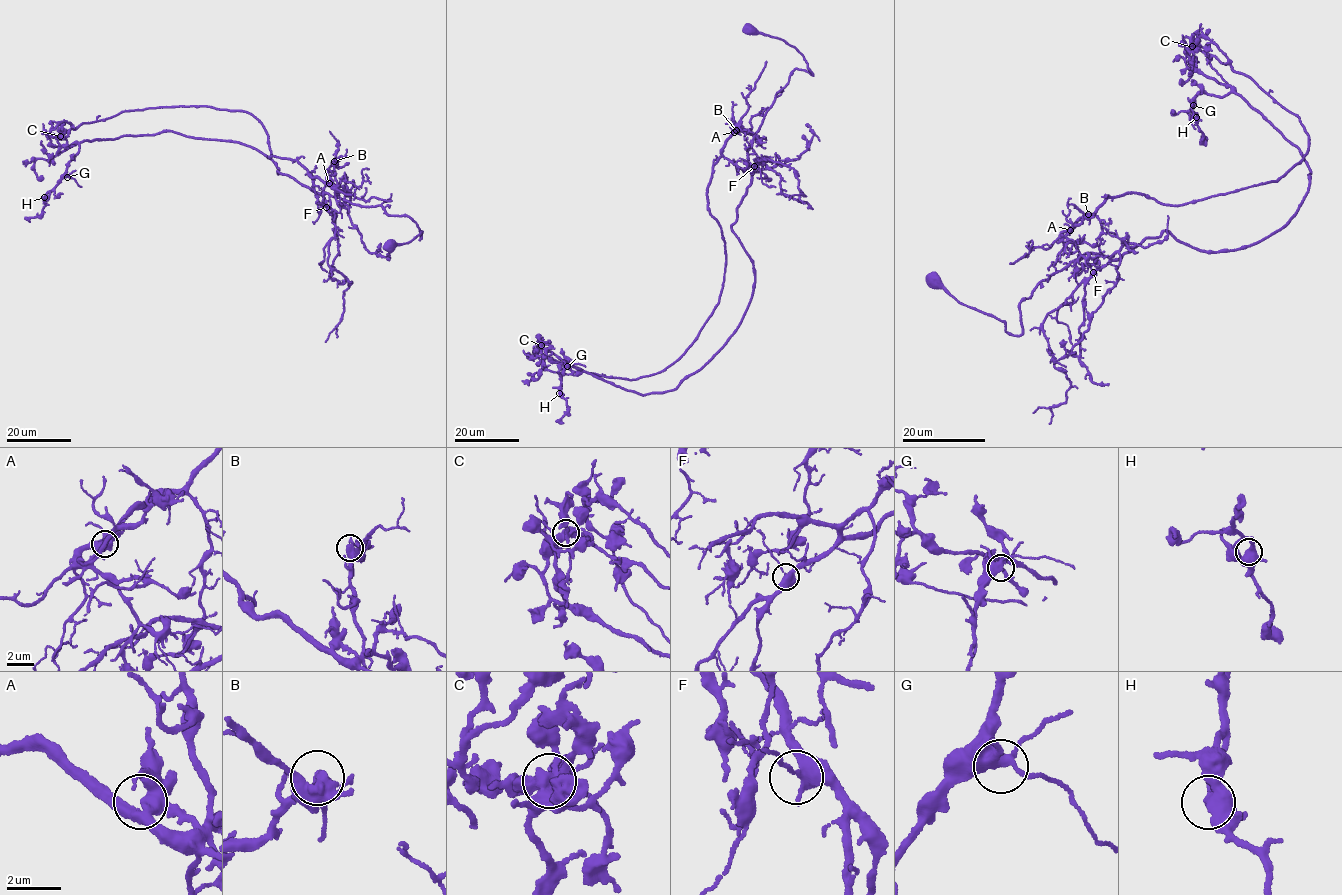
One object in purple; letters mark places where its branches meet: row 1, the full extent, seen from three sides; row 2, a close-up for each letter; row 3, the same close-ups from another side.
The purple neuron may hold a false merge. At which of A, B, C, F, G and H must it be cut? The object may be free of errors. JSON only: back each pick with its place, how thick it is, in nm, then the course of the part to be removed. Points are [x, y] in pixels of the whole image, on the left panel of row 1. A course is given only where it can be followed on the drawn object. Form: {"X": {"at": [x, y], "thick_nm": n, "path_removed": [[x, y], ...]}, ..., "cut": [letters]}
{"C": {"at": [60, 136], "thick_nm": 440, "path_removed": [[59, 136], [123, 111], [245, 111], [267, 131], [269, 157], [296, 161], [357, 198], [392, 200]]}, "cut": ["C"]}

